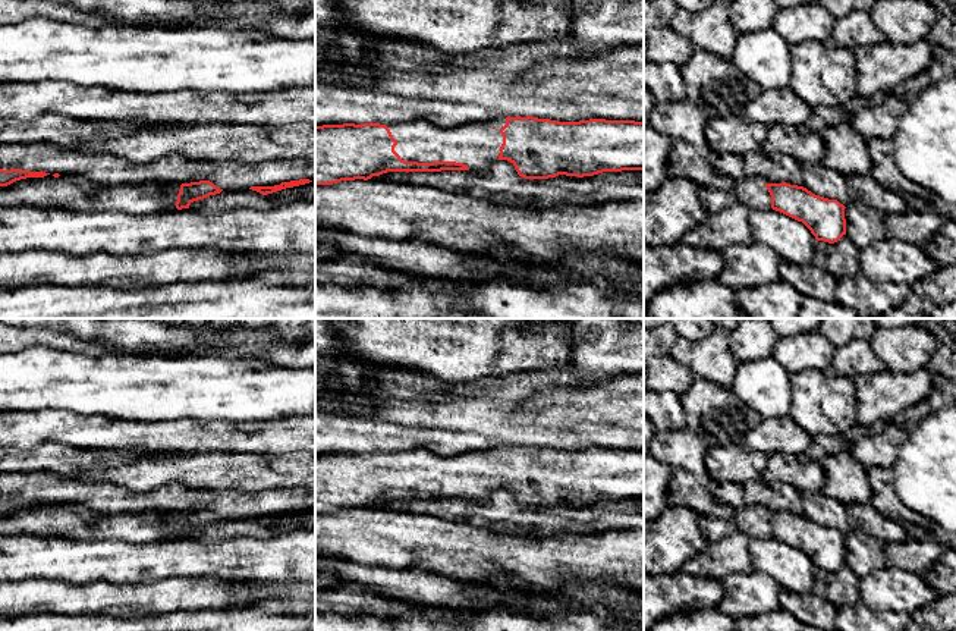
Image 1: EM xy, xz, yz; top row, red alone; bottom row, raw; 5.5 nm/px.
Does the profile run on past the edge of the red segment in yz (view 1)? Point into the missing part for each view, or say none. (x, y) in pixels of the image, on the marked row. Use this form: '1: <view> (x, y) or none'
1: none

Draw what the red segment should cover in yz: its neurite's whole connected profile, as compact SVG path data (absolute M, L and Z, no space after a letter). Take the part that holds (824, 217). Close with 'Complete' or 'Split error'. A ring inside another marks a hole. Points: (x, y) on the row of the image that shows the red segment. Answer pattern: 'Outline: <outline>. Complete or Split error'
Outline: M765 183L771 195L771 208L802 222L817 241L837 242L846 235L845 205L812 194L804 186Z. Complete

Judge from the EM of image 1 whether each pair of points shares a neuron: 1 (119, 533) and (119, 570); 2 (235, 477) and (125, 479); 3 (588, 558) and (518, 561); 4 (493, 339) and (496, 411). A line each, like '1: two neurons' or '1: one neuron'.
1: two neurons
2: one neuron
3: one neuron
4: two neurons

